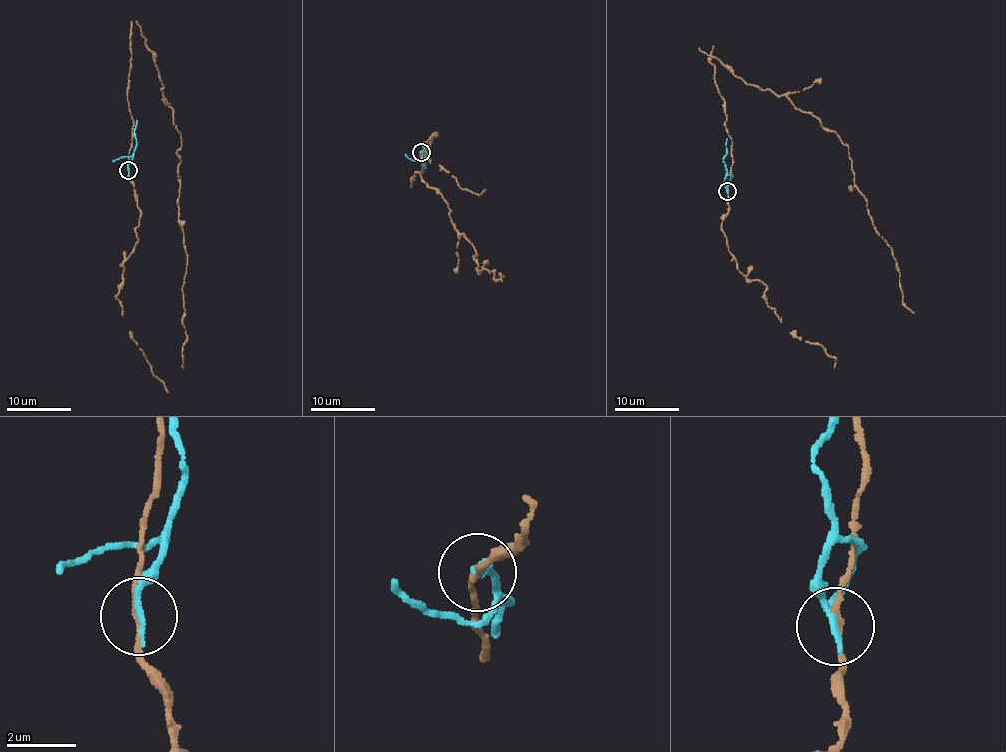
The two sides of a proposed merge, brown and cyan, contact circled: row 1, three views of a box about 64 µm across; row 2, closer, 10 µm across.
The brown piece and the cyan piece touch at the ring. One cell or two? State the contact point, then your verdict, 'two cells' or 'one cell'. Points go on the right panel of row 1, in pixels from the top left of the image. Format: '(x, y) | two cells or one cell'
(727, 191) | two cells

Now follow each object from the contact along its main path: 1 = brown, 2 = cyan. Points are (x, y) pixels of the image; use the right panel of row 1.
1: (727, 190), (731, 138), (711, 55), (811, 113), (848, 147), (854, 185), (914, 313)
2: (727, 190), (723, 160), (727, 139)

